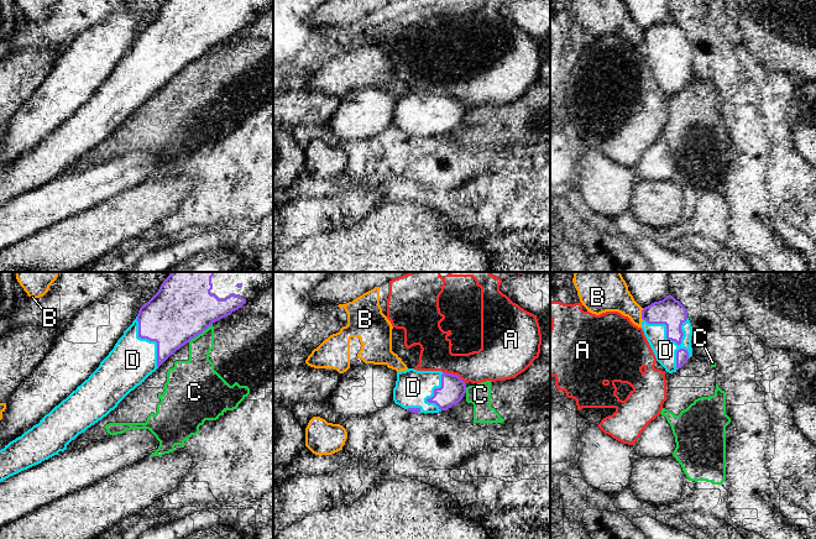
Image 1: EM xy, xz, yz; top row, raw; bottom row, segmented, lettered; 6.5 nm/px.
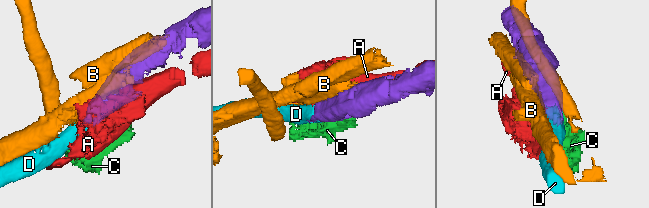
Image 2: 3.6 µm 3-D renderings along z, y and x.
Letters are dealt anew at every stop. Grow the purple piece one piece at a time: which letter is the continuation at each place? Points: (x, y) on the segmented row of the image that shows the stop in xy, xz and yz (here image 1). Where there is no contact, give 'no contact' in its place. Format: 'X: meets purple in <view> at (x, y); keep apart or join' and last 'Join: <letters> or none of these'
A: meets purple in xz at (454, 375); keep apart
B: meets purple in yz at (642, 314); keep apart
C: meets purple in xy at (199, 333); keep apart
D: meets purple in yz at (667, 328); join
Join: D

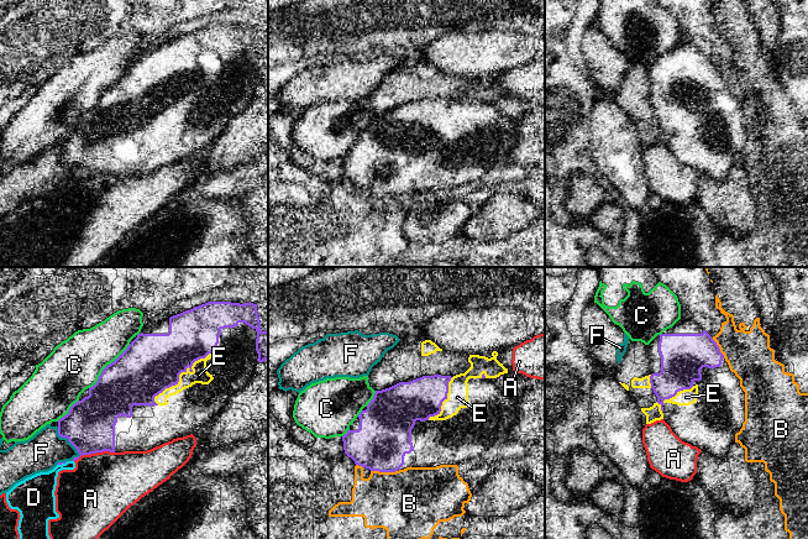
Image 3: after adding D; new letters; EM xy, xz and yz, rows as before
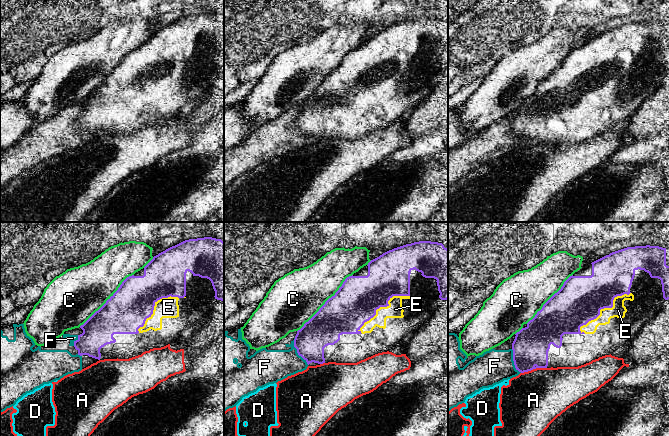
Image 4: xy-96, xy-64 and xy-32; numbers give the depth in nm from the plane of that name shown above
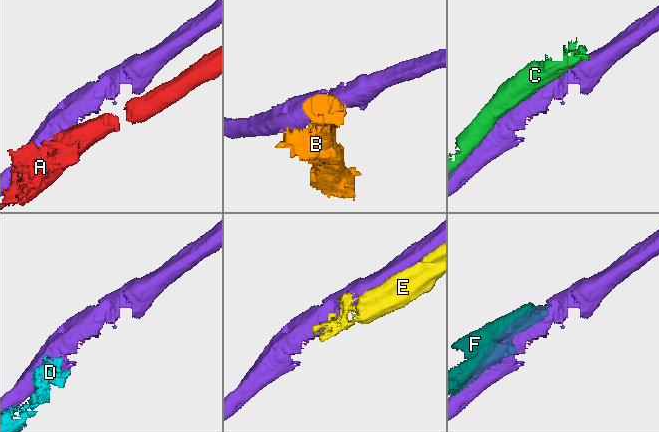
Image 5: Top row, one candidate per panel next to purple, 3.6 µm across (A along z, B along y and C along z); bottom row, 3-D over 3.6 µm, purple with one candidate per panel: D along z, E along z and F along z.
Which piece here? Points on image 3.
A: meets purple in xy at (94, 453); keep apart
B: meets purple in xz at (384, 471); keep apart
C: meets purple in xy at (106, 366); keep apart
D: meets purple in xy at (62, 462); keep apart
E: meets purple in xy at (179, 373); keep apart
F: meets purple in xy at (68, 440); keep apart
Join: none of these

